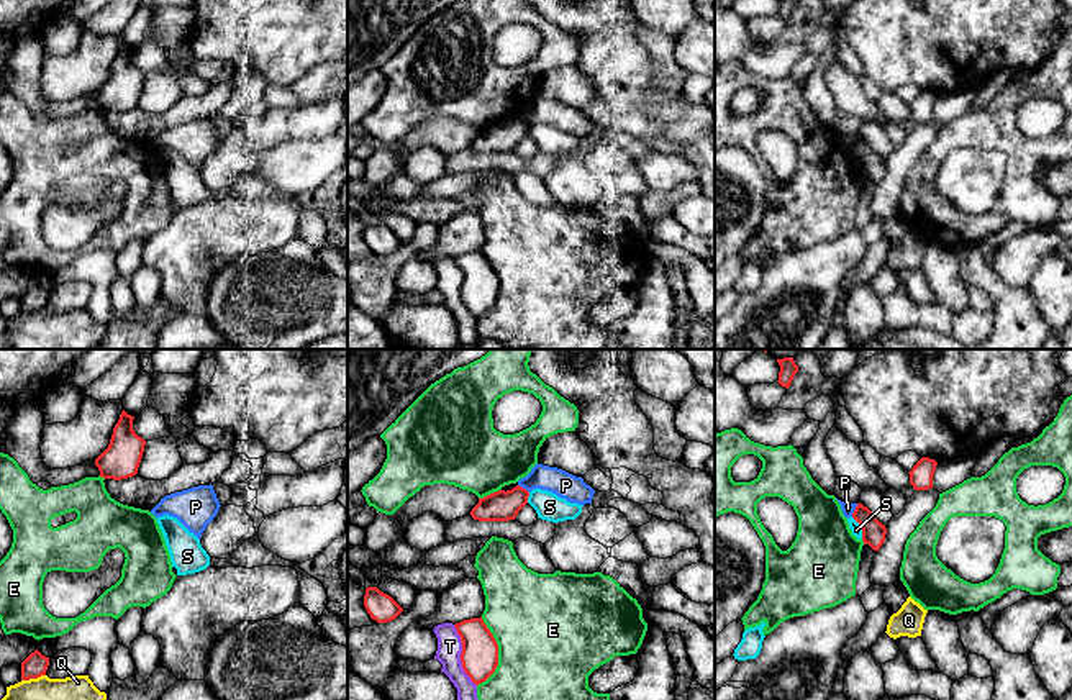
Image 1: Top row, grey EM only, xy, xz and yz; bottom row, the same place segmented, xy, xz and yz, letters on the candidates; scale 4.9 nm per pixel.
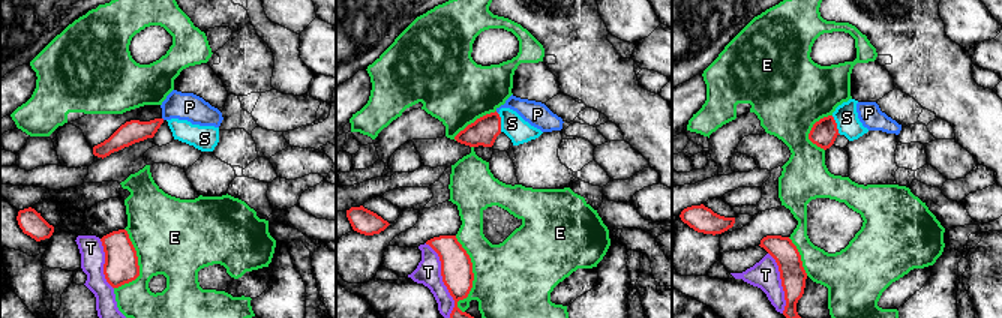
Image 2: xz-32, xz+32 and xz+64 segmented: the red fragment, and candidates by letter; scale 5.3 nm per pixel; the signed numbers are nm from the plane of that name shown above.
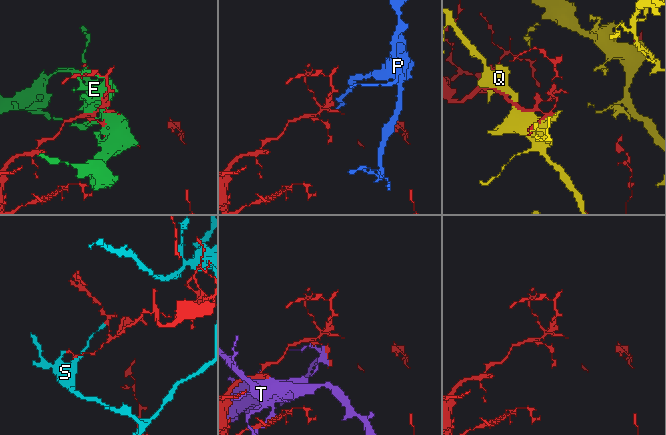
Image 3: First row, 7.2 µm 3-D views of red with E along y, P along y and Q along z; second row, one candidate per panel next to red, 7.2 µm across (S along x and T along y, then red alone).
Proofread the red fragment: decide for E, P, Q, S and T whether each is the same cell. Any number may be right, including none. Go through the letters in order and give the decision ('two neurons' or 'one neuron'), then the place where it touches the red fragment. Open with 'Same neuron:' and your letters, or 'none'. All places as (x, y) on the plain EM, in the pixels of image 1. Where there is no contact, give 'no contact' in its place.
Same neuron: none
E: two neurons; contact xz (497, 286)
P: two neurons; contact yz (854, 143)
Q: two neurons; contact xy (33, 310)
S: two neurons; contact yz (861, 159)
T: two neurons; contact xz (461, 289)

